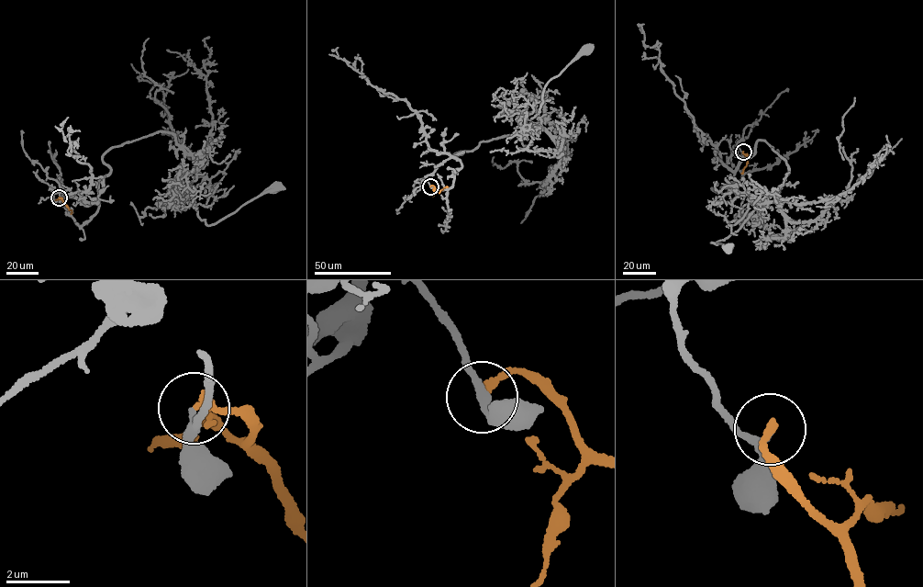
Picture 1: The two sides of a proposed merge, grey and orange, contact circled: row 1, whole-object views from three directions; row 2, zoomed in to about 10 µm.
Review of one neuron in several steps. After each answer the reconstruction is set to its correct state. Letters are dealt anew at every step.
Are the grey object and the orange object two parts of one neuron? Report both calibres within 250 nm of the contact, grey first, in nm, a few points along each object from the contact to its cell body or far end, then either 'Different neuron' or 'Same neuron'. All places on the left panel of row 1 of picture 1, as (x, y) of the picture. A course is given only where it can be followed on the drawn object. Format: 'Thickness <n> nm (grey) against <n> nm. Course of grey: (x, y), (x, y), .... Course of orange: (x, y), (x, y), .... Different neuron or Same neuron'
Thickness 200 nm (grey) against 220 nm. Course of grey: (59, 197), (94, 203), (110, 170), (104, 154), (162, 130), (185, 155), (183, 171), (208, 226), (276, 187). Course of orange: (59, 197), (72, 210), (71, 214). Different neuron

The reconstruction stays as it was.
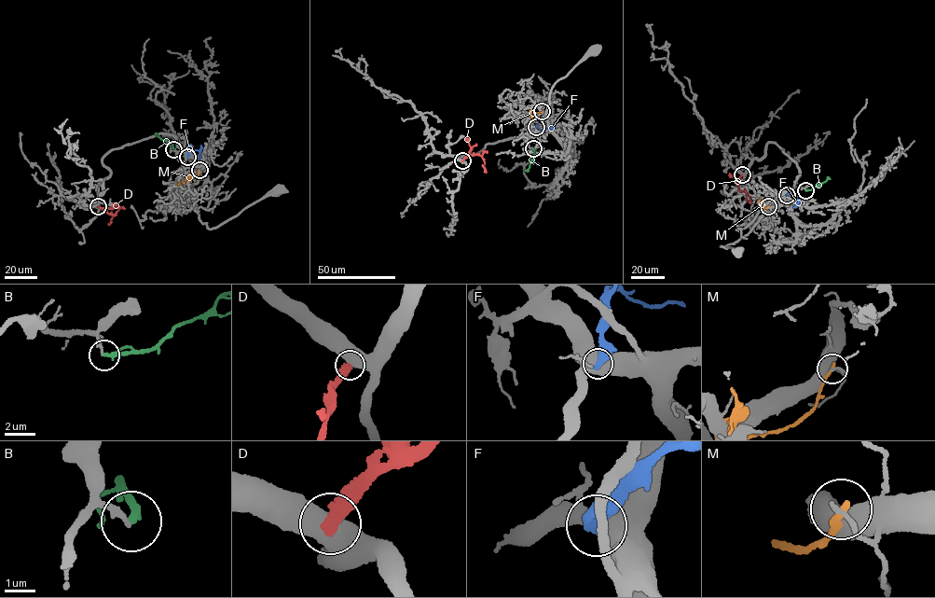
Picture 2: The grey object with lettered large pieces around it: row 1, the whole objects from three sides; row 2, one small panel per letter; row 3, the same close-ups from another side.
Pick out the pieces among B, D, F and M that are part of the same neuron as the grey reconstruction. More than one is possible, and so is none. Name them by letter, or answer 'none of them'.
B

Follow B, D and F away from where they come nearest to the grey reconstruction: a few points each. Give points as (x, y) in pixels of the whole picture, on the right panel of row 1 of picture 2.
B: (805, 190), (830, 179)
D: (742, 174), (738, 186), (750, 201), (745, 199)
F: (787, 195), (790, 191), (796, 195), (797, 204), (792, 207)

